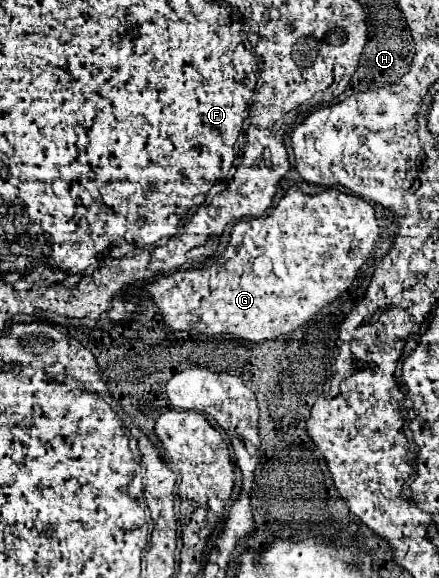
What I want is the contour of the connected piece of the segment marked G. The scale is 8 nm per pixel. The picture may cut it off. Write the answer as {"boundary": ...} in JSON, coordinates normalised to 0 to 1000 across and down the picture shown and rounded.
{"boundary":[[[679,322],[656,325],[656,332],[638,343],[633,356],[620,363],[615,374],[592,374],[592,377],[556,377],[547,384],[538,384],[528,401],[524,401],[524,415],[519,426],[510,433],[510,439],[487,450],[474,464],[428,464],[428,467],[401,467],[346,491],[337,491],[328,498],[328,505],[337,509],[337,516],[351,522],[351,529],[360,533],[360,547],[374,557],[374,564],[387,574],[428,574],[428,578],[474,578],[474,581],[497,581],[497,578],[528,578],[538,585],[565,588],[565,592],[606,592],[606,588],[624,588],[633,581],[651,581],[665,578],[670,571],[679,571],[683,564],[692,564],[711,547],[720,547],[738,529],[747,529],[752,522],[761,522],[770,512],[784,509],[784,502],[793,502],[820,467],[820,460],[829,457],[825,450],[838,450],[856,413],[866,405],[859,377],[854,374],[852,360],[843,349],[825,346],[820,339],[806,336],[784,336],[770,325],[743,325],[733,336],[692,336]]]}

